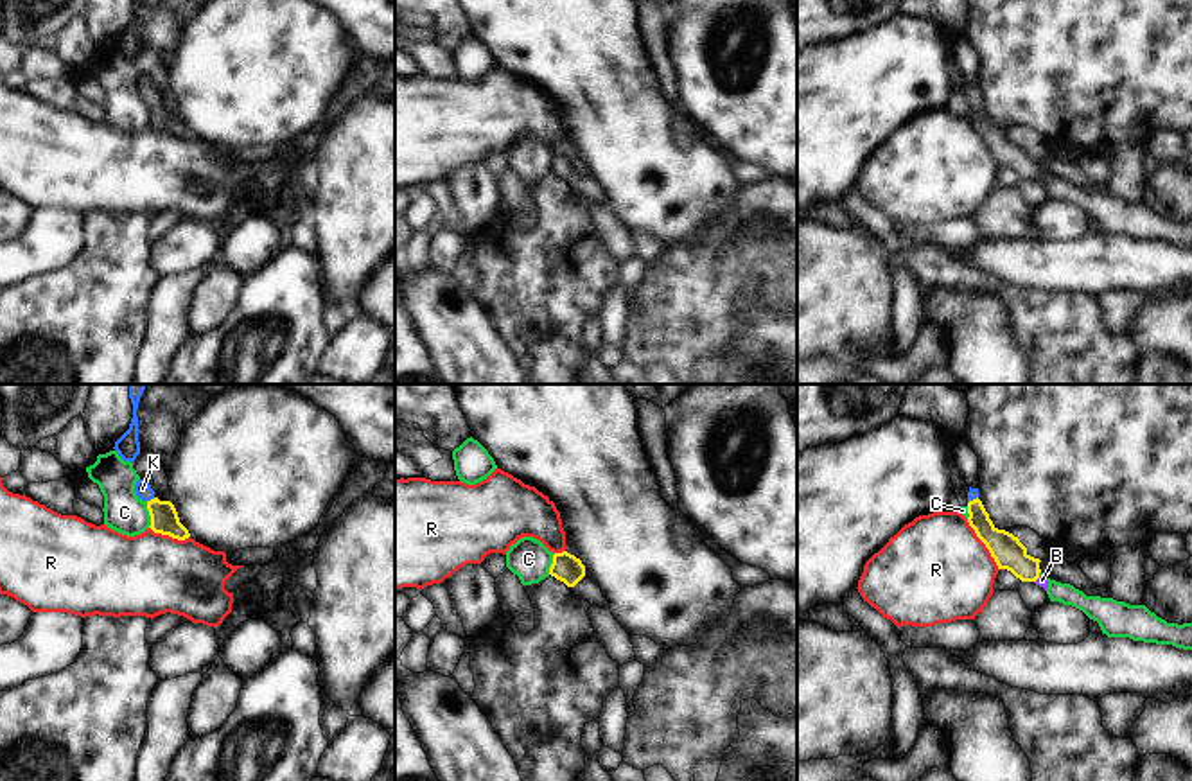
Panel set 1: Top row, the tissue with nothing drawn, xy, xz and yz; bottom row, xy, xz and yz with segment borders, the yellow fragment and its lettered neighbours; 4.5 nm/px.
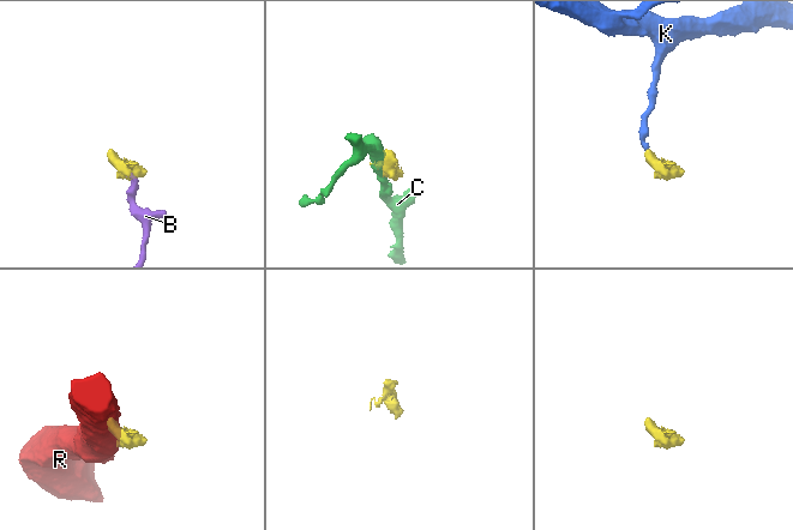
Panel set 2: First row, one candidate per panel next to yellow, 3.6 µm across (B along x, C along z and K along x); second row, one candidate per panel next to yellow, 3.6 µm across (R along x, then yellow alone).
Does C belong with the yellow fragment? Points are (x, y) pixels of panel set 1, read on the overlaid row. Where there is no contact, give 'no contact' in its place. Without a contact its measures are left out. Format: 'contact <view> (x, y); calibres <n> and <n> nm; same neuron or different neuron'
contact xy (149, 514); calibres 130 and 180 nm; different neuron

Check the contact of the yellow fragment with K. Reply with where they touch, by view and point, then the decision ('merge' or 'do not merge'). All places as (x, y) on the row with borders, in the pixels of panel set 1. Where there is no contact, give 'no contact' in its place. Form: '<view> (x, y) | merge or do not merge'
xy (151, 500) | merge

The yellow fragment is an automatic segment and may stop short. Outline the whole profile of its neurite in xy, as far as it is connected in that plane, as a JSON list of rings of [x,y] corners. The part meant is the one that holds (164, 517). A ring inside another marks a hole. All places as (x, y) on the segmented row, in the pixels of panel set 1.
[[[138,479],[135,485],[138,499],[147,503],[151,515],[151,530],[154,533],[169,535],[178,540],[190,537],[188,530],[180,522],[178,512],[171,501],[160,501],[154,490],[145,479]]]

